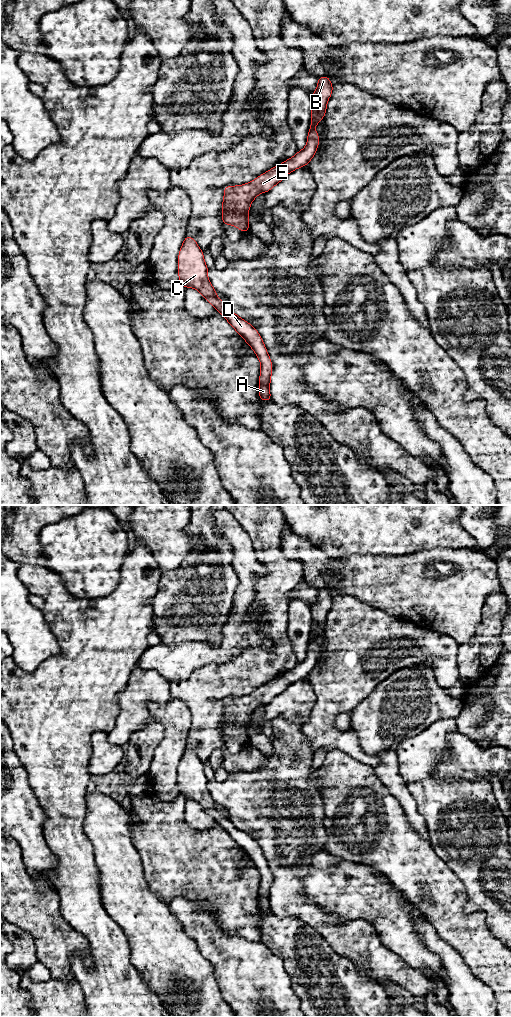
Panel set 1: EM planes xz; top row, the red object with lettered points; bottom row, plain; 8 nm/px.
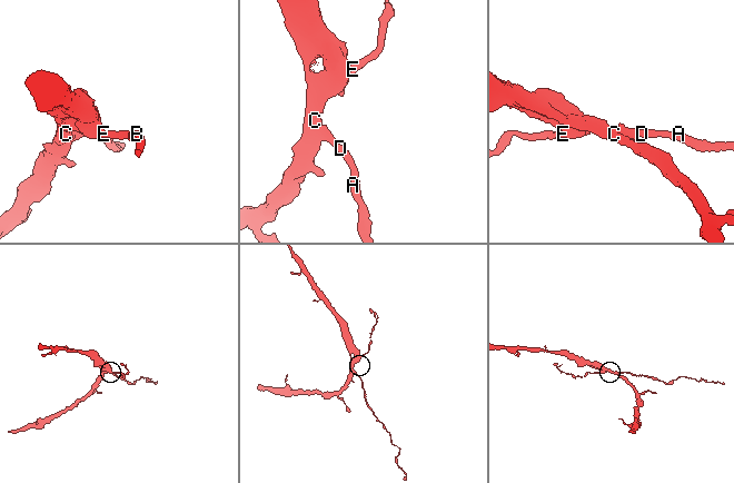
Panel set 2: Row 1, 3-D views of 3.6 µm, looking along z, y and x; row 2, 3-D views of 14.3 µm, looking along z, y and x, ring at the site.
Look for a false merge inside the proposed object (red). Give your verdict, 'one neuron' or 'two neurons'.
one neuron

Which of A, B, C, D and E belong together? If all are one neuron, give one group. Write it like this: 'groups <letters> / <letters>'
groups A B C D E

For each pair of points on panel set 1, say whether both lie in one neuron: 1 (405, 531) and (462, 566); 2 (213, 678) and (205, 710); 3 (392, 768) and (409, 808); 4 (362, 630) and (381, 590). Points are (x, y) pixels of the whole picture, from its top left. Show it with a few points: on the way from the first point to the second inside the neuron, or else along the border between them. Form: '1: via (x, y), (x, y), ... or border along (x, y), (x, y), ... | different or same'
1: border along (455, 548), (424, 548), (410, 554) | different
2: via (208, 686), (205, 689), (205, 702) | same
3: via (392, 778), (392, 781), (405, 798) | same
4: border along (352, 595), (360, 601), (379, 608), (394, 617) | different

